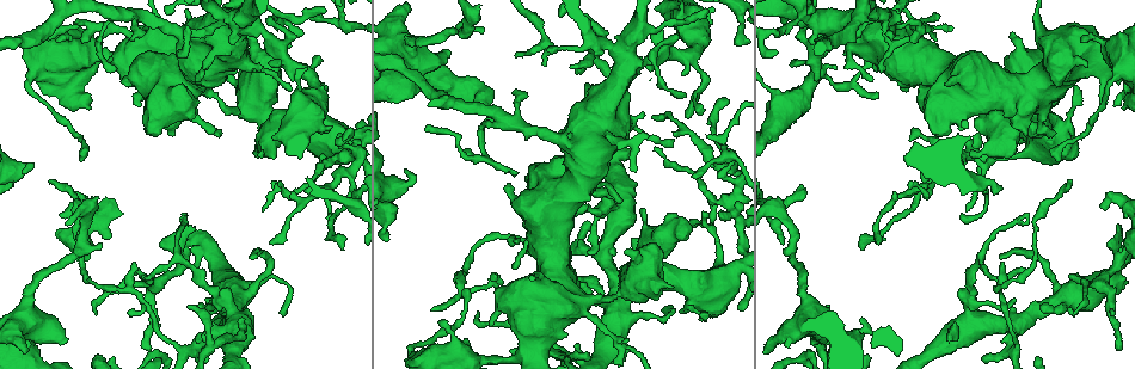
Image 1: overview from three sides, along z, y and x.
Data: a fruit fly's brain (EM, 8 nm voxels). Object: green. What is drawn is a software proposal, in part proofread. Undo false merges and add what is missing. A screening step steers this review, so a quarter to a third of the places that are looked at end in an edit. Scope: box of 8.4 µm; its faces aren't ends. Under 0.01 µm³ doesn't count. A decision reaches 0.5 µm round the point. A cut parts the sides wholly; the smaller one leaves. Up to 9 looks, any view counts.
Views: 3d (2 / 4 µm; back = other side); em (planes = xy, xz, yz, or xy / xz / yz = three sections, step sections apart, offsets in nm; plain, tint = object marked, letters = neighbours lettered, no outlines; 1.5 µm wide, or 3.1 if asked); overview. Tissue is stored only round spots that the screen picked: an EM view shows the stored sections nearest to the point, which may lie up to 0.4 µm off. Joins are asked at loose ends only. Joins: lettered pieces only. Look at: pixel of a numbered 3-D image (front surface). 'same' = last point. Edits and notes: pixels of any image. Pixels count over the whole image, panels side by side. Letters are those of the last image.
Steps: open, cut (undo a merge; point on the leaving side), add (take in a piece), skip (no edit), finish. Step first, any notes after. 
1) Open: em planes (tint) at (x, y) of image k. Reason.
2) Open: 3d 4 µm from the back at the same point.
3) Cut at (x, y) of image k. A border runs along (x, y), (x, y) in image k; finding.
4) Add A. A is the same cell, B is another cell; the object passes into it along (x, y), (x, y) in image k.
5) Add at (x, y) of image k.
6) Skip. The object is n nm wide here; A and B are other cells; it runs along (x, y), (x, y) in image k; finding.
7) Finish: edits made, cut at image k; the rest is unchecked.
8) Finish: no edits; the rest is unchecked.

Open: 3d 4 µm at (160, 241) of image 1. An open end.

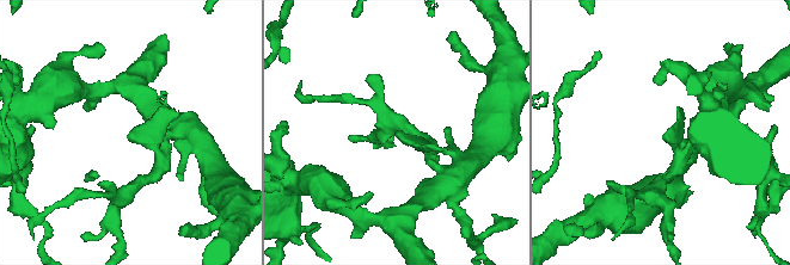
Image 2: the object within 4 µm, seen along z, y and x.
Open: em yz step 8 (tint) at (129, 135) of image 2.

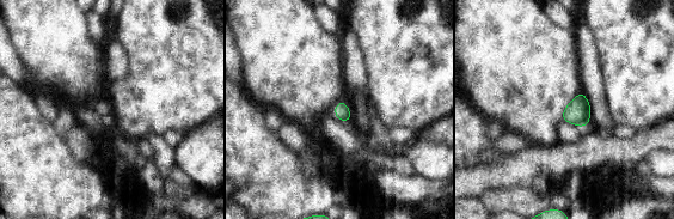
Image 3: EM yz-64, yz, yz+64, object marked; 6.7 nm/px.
Open: em planes (letters) at the same point. Cut it another way.

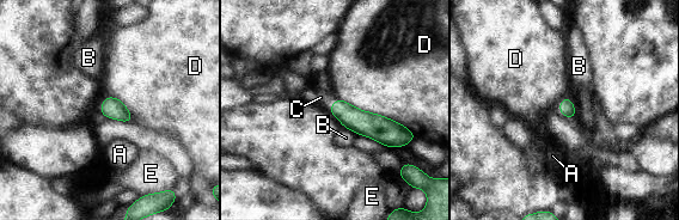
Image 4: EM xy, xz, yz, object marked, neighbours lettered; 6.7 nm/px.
Add C. C is the same cell, A, B, D and E are other cells; the object passes into it along (365, 123), (334, 103), (324, 99) in image 4; the neuron continues.

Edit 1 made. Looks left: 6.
Open: overview.

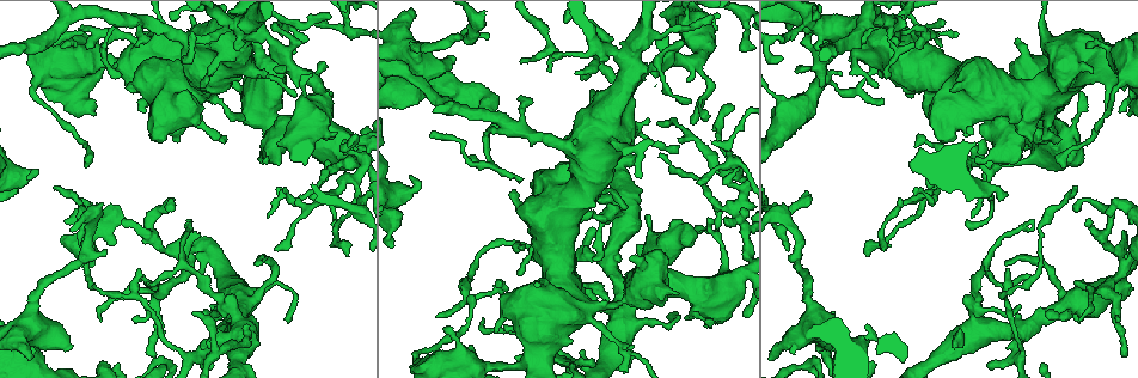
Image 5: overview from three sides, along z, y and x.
Open: 3d 4 µm at (54, 185) of image 5. Tapers out.

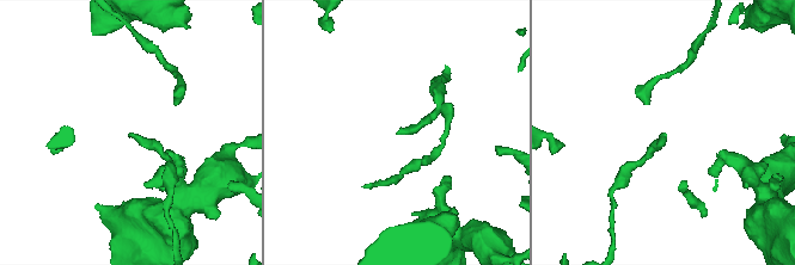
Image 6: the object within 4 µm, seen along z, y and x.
Open: em xz step 8 (letters) at (129, 135) of image 6.

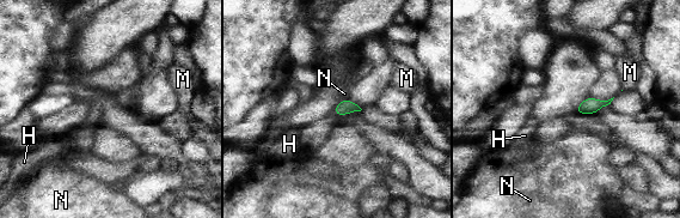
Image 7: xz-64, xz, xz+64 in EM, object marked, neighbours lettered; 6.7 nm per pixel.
Open: em planes (letters) at the same point.

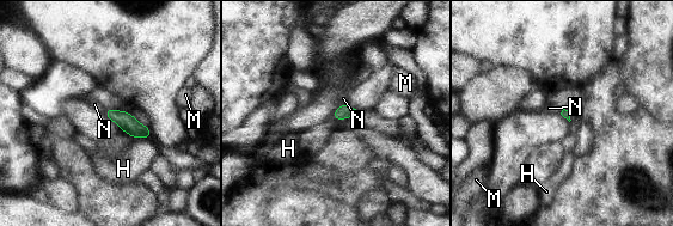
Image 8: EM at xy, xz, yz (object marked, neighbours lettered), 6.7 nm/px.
Skip. H, M and N are other cells; it runs along (108, 112), (147, 134) in image 8; no lettered piece goes on from it.

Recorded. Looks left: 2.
Open: 3d 4 µm at (213, 98) of image 5. Thick turns thin.

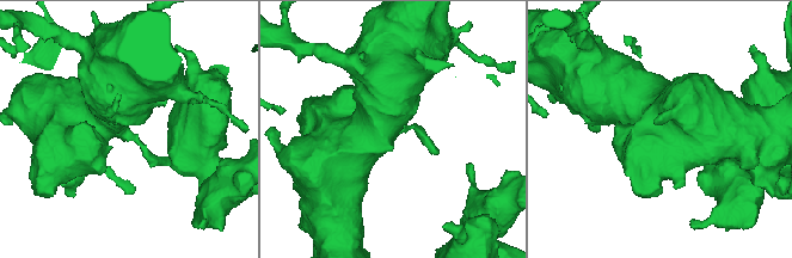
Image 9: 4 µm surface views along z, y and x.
Open: em planes (letters) at (128, 135) of image 9. Need the tissue.

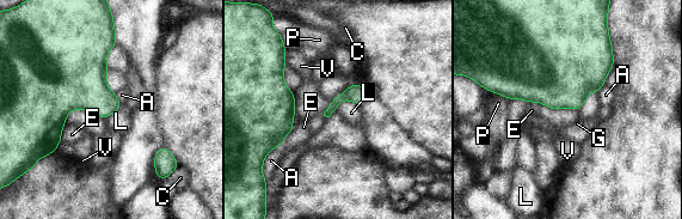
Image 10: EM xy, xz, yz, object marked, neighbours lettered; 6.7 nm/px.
Skip. A, C, E, G, L, P and V are other cells; a border runs along (361, 105), (343, 99), (336, 110) in image 10; one neuron here.

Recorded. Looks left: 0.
Finish: edits made, add at image 4; the rest is unchecked.

